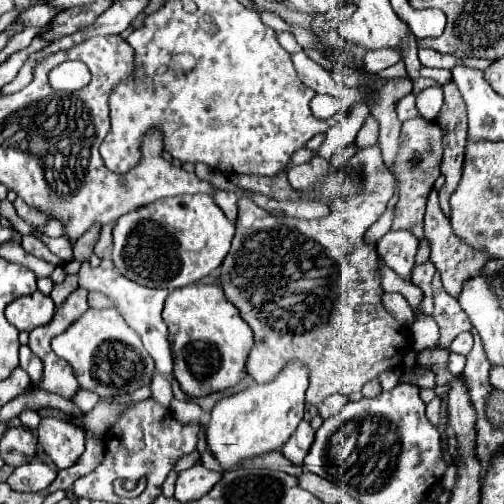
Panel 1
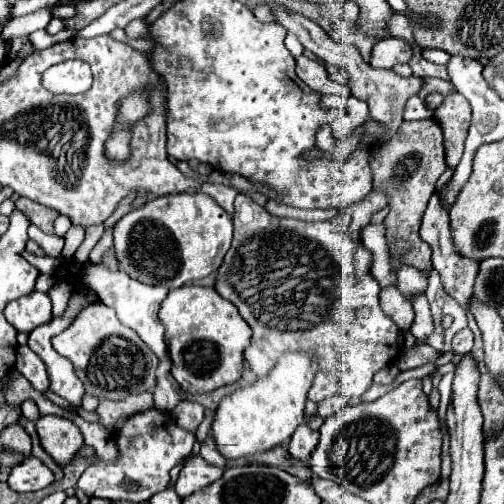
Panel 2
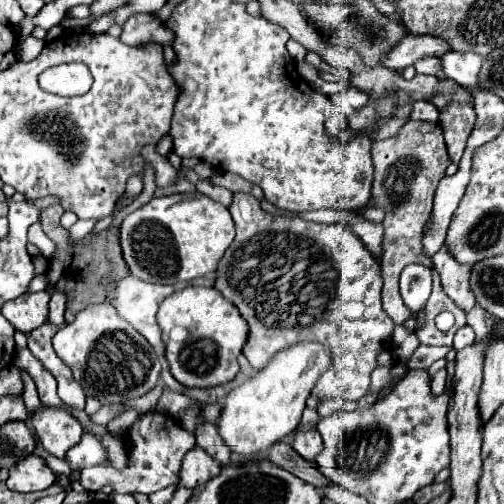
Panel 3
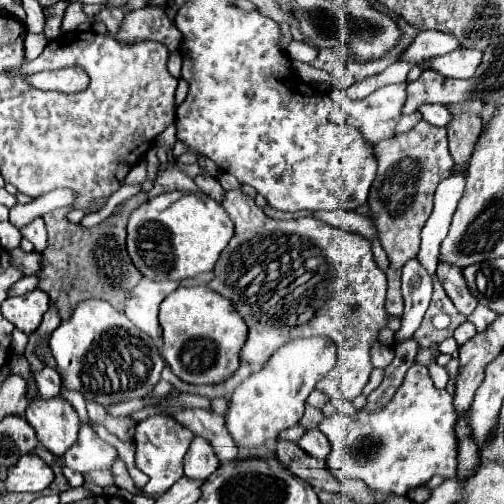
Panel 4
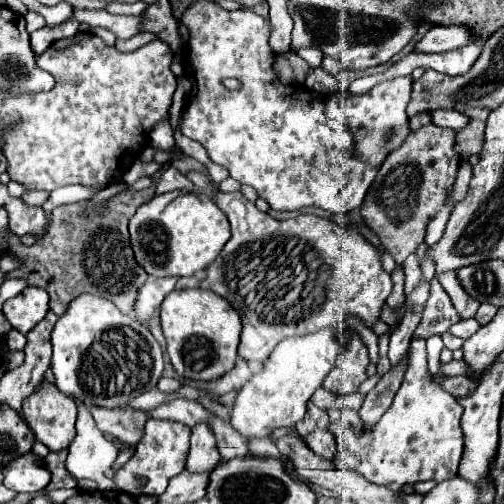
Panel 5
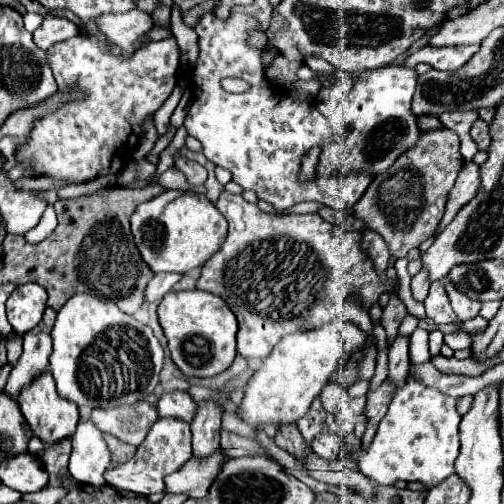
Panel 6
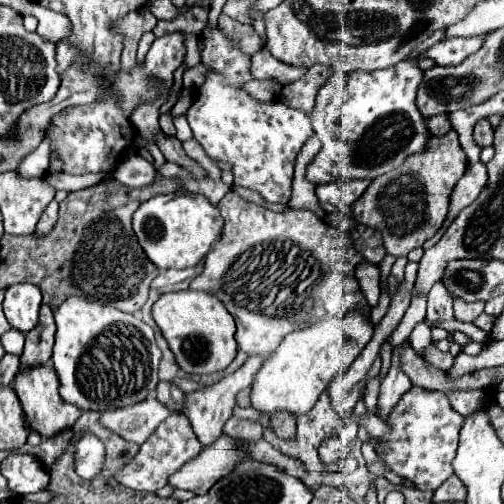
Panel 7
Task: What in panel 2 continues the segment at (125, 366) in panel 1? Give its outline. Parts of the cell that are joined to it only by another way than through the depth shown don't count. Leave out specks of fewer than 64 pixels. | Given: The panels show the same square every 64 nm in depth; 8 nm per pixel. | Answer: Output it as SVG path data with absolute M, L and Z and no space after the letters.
M102 302L84 308L64 332L52 338L52 346L74 364L86 394L100 400L122 400L128 394L142 394L156 386L156 354Z

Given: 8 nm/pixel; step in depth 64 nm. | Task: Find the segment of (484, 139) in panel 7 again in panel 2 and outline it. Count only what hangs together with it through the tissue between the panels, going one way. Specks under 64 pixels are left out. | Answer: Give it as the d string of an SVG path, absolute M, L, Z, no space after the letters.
M462 94L446 96L440 108L434 112L434 120L440 124L444 132L444 148L446 148L446 164L454 166L462 158L464 140L468 134L468 124L472 120L472 110L468 108L468 100Z

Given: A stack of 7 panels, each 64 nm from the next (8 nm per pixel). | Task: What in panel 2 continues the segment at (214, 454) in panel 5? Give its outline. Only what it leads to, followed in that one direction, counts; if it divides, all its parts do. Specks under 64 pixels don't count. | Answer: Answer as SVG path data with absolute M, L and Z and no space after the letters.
M200 454L188 456L182 470L180 470L180 476L178 476L178 482L176 482L174 488L176 488L178 496L184 498L184 496L190 496L196 490L202 490L210 482L218 480L222 476L222 472L224 472L222 468L208 464Z

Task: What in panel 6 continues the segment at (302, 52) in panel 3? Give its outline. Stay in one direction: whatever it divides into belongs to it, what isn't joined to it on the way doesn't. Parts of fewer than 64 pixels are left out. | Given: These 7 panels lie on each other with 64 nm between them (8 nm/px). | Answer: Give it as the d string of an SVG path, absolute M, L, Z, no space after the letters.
M310 56L305 63L314 71L318 72L318 74L322 74L322 76L326 76L326 78L334 78L334 68L326 62L326 60L322 58L316 58L316 56Z

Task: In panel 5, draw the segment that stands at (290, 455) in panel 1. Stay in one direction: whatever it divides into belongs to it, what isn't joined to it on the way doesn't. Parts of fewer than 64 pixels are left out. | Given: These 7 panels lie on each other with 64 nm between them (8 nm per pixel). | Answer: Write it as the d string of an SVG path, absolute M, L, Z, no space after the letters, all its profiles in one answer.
M320 430L320 432L312 432L306 440L310 450L314 450L318 456L332 460L336 456L336 440L328 430Z

